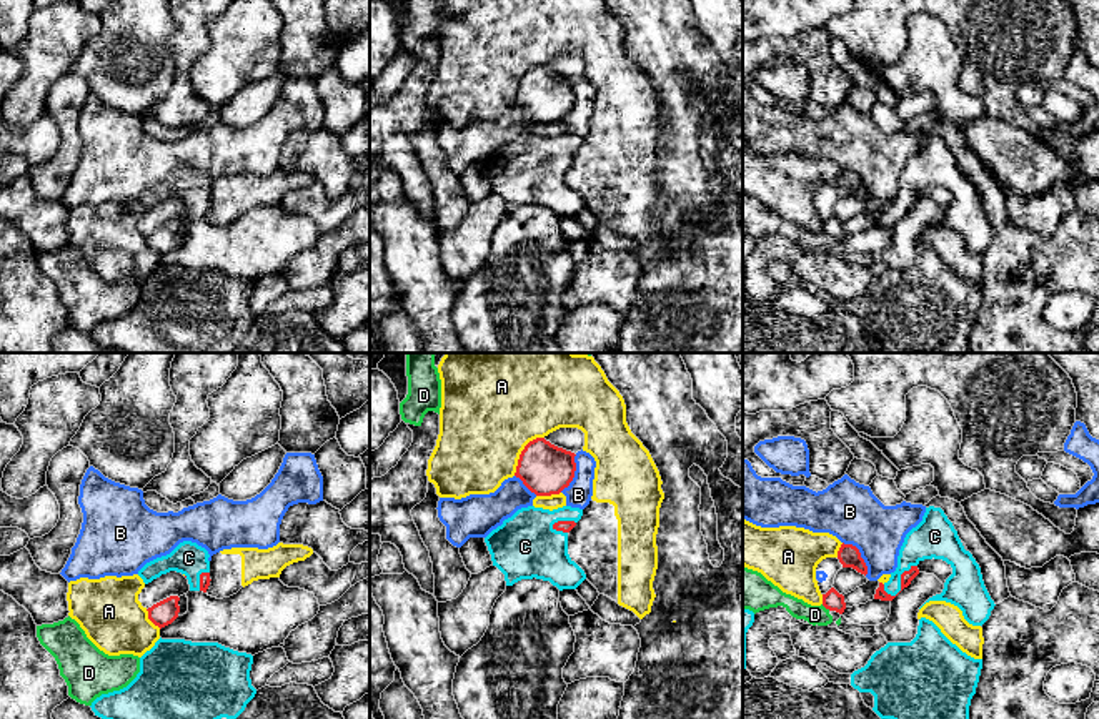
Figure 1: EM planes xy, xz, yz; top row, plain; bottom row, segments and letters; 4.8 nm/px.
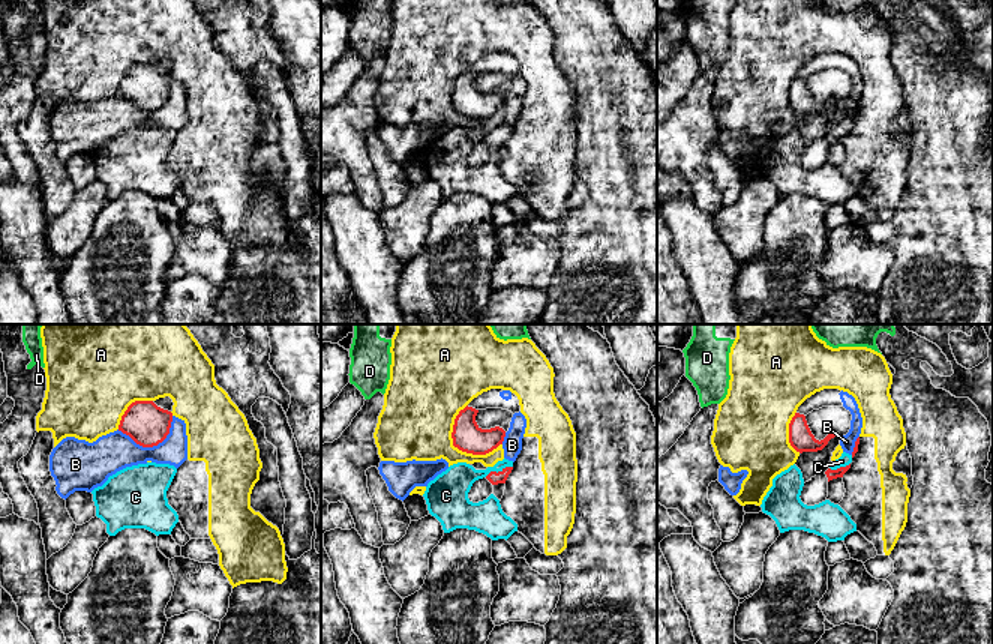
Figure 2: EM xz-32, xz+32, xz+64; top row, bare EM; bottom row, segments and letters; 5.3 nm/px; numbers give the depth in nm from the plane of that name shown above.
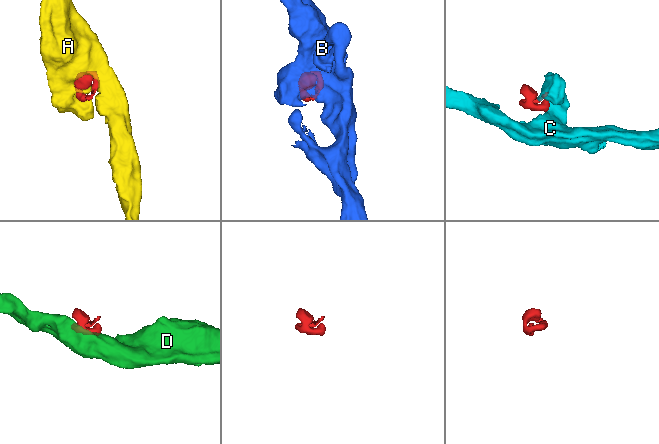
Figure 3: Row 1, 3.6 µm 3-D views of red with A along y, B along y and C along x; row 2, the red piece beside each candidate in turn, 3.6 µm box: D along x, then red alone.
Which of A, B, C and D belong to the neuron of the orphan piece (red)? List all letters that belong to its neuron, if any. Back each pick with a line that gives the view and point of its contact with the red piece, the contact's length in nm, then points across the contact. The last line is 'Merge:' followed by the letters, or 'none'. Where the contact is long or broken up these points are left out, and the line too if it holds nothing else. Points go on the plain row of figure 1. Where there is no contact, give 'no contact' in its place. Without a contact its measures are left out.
C: meets red in yz at (901, 210); contact 200 nm long; runs through yz (906, 203), (901, 210), (908, 187), (928, 167)
Merge: C

